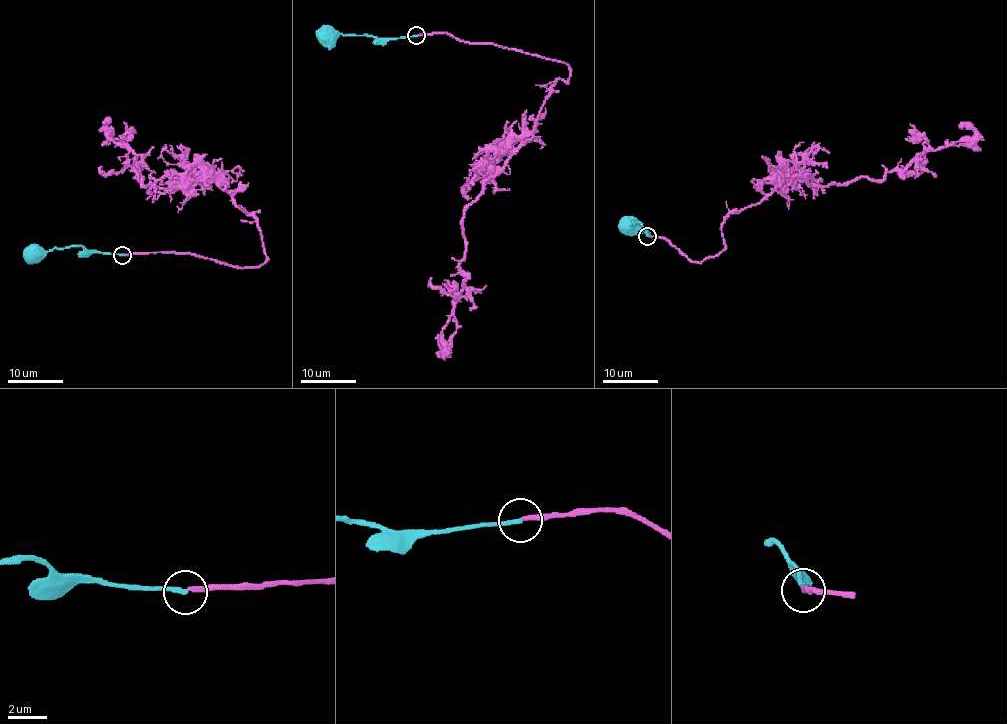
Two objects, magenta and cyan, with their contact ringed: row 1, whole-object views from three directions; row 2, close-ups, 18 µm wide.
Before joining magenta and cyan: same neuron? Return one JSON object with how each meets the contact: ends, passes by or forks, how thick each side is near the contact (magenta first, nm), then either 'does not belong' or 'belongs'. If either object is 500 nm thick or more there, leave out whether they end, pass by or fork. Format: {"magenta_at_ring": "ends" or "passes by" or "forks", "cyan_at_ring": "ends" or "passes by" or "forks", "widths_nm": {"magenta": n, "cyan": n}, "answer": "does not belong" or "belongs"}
{"magenta_at_ring": "ends", "cyan_at_ring": "ends", "widths_nm": {"magenta": 240, "cyan": 240}, "answer": "does not belong"}

